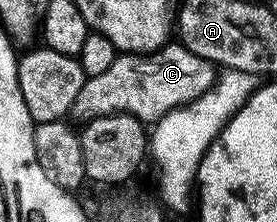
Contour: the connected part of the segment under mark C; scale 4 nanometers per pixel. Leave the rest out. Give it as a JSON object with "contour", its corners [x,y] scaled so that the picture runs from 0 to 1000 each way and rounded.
{"contour":[[[606,194],[560,239],[430,239],[404,293],[365,338],[336,338],[303,360],[292,410],[271,450],[267,523],[310,554],[343,527],[375,527],[412,509],[462,509],[520,554],[578,545],[599,509],[650,491],[661,473],[740,428],[783,374],[783,311],[762,279],[697,248],[661,203]]]}

